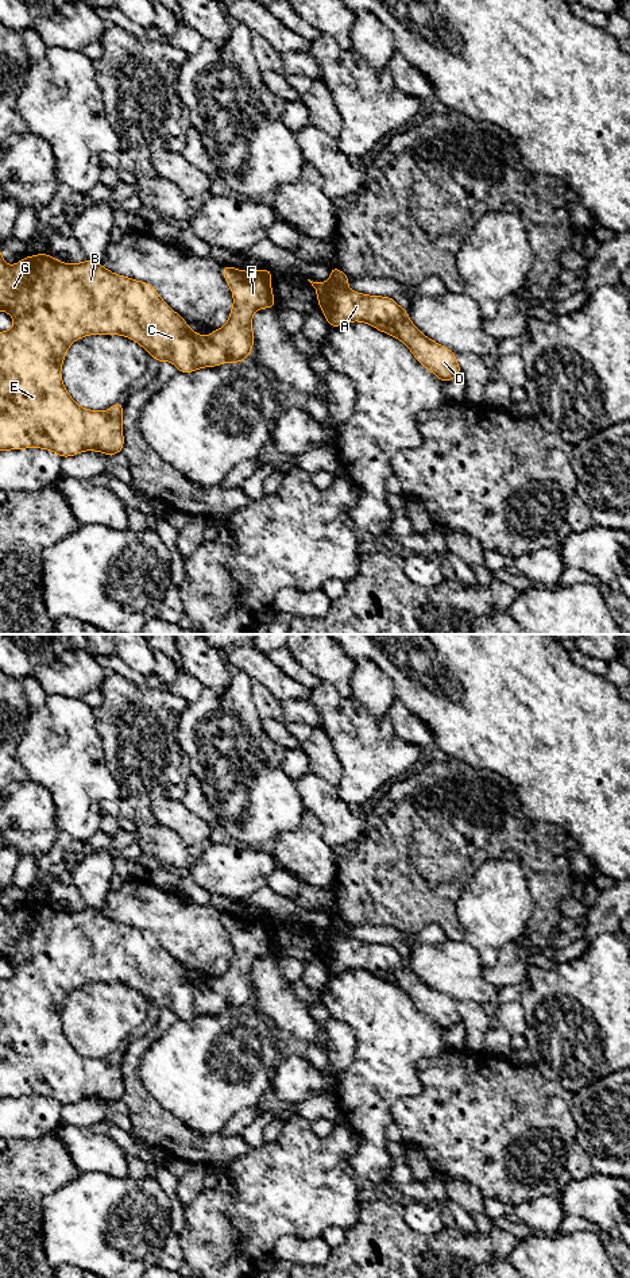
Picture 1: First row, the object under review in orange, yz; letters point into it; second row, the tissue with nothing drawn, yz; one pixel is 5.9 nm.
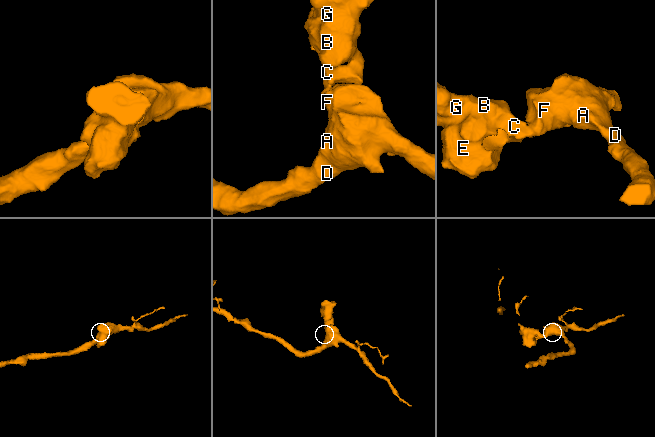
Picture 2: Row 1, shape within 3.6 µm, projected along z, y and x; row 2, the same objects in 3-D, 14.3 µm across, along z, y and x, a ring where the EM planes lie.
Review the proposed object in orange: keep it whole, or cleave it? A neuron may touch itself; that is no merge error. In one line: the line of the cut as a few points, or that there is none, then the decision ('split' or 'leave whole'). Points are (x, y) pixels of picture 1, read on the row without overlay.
no cut; leave whole

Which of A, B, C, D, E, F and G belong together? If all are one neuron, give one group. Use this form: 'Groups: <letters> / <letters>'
Groups: A B C D E F G

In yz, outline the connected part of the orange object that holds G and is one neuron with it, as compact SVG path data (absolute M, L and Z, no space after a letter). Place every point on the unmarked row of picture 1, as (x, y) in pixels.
M0 901L0 958L13 965L13 976L0 980L0 1099L43 1096L57 1100L62 1107L84 1099L98 1099L112 1105L124 1096L123 1085L123 1049L113 1051L107 1061L81 1055L66 1039L61 1015L69 993L89 982L121 982L140 992L158 1011L170 1008L178 1020L193 1020L201 1015L217 1015L228 1008L232 1012L250 1005L255 992L252 981L252 961L256 957L277 957L271 938L274 923L268 916L243 919L228 912L221 914L221 920L233 943L233 955L228 970L212 978L209 984L198 984L186 973L158 942L148 930L139 930L124 923L117 923L93 908L67 912L49 901L36 901L20 907L13 915L8 914Z

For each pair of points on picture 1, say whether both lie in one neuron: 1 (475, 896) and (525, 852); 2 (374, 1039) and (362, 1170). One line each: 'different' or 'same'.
1: different
2: same

